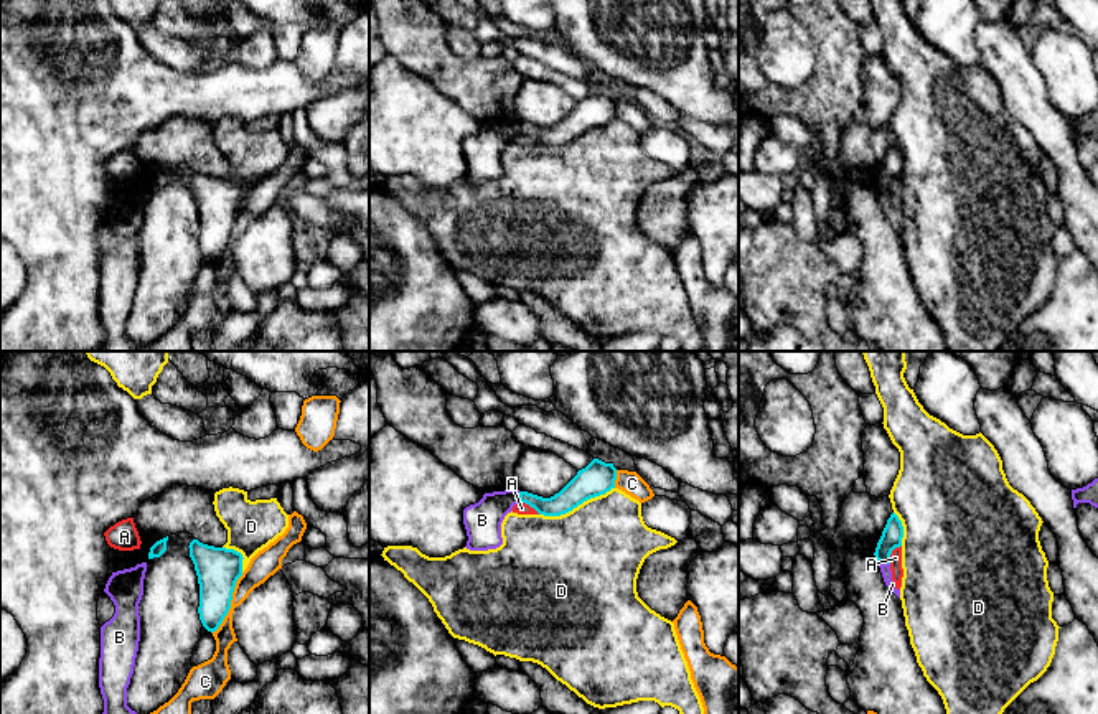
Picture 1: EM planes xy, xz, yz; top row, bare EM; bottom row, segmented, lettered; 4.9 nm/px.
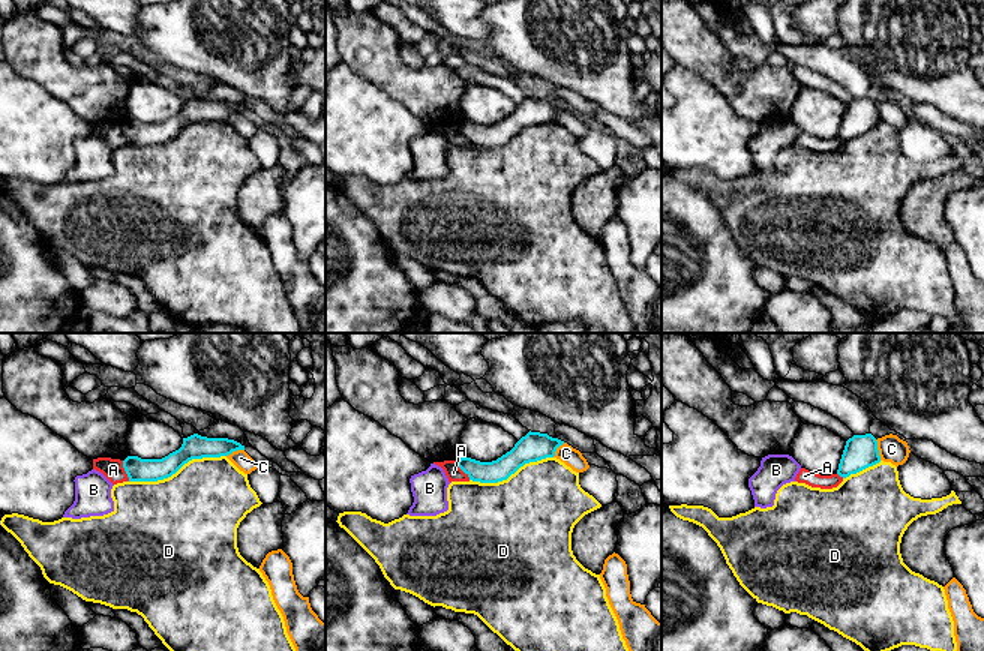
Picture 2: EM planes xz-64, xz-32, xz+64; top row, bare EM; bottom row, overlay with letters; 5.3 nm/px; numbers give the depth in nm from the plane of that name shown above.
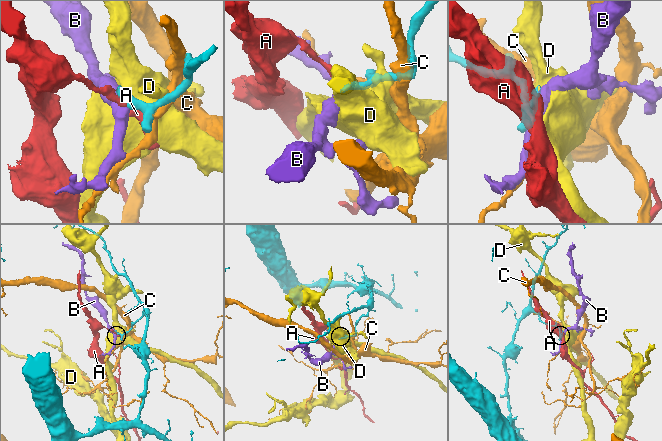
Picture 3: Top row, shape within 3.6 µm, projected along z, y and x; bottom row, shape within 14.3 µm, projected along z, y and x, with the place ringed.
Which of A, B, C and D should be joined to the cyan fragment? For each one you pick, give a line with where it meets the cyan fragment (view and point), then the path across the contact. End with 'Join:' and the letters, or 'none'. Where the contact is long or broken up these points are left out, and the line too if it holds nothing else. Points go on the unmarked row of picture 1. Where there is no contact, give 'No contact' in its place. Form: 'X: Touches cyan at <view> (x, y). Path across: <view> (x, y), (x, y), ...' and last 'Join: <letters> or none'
Join: none

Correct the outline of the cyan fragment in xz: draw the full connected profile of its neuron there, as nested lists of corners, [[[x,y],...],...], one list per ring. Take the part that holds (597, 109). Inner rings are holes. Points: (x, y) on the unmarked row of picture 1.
[[[594,89],[585,99],[554,127],[542,129],[528,122],[519,122],[519,134],[526,134],[544,147],[561,147],[584,132],[605,125],[615,119],[617,99],[613,94],[605,94]]]

